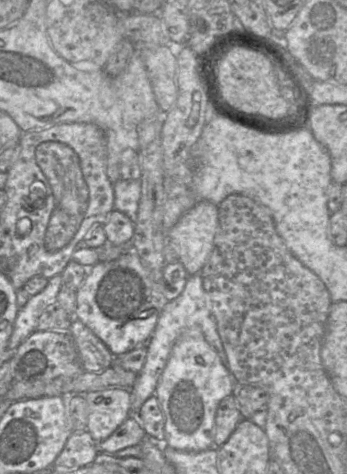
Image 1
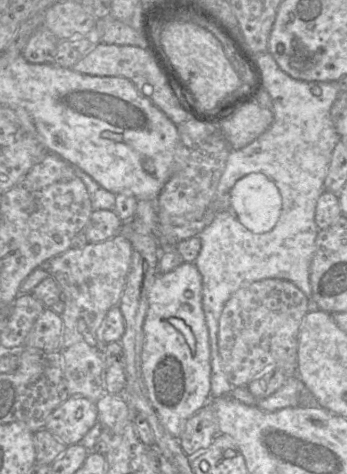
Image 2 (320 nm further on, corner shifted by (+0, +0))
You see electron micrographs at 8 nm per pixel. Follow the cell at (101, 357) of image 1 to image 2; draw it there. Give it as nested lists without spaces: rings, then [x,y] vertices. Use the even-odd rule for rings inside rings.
[[[71,396],[52,411],[45,428],[68,446],[79,443],[97,423],[96,403],[82,396]]]

